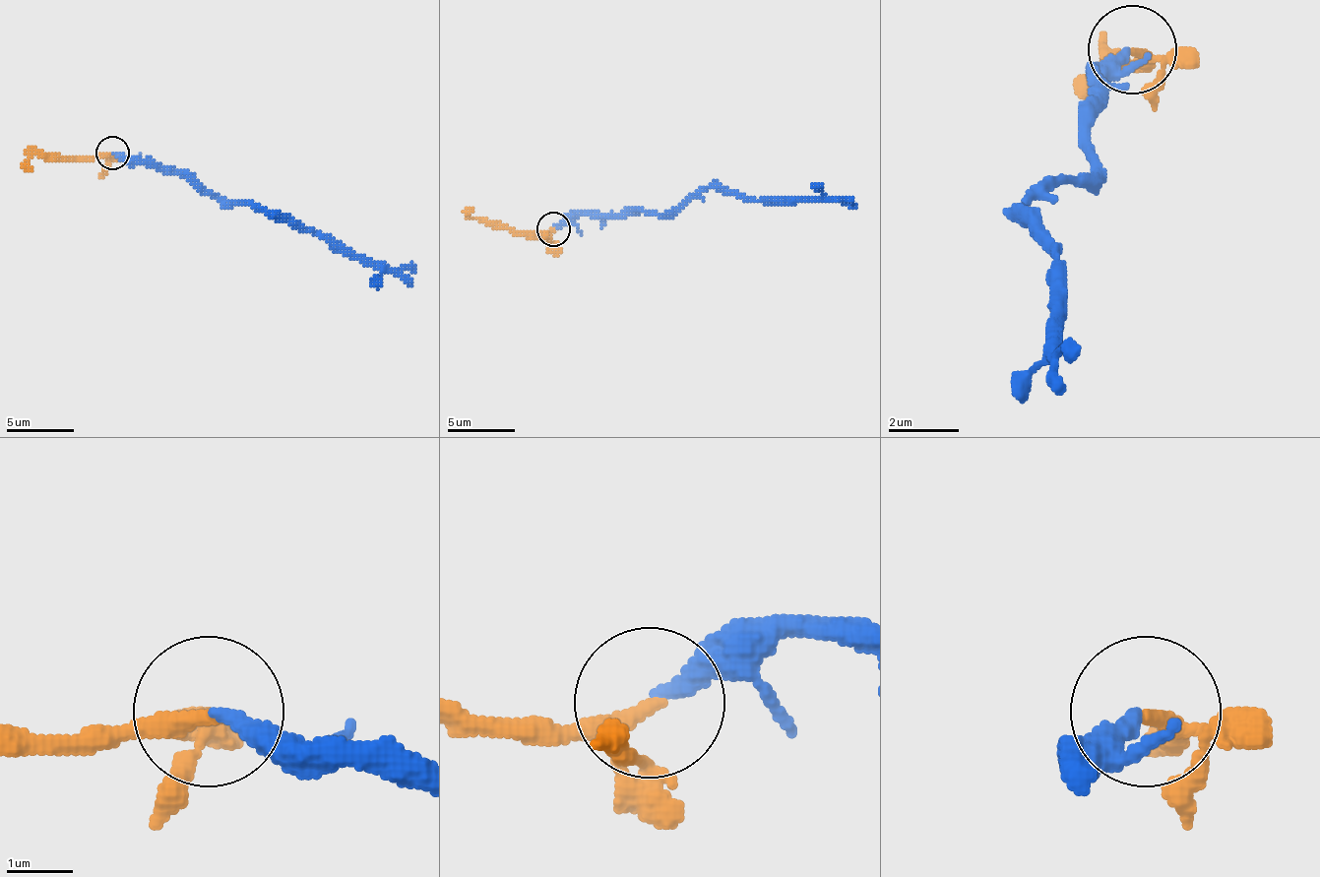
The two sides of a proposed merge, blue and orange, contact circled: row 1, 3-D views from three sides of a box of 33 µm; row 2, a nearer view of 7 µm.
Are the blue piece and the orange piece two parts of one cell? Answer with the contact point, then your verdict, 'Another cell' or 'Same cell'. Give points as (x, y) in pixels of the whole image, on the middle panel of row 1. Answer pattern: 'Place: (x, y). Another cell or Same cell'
Place: (553, 229). Same cell

